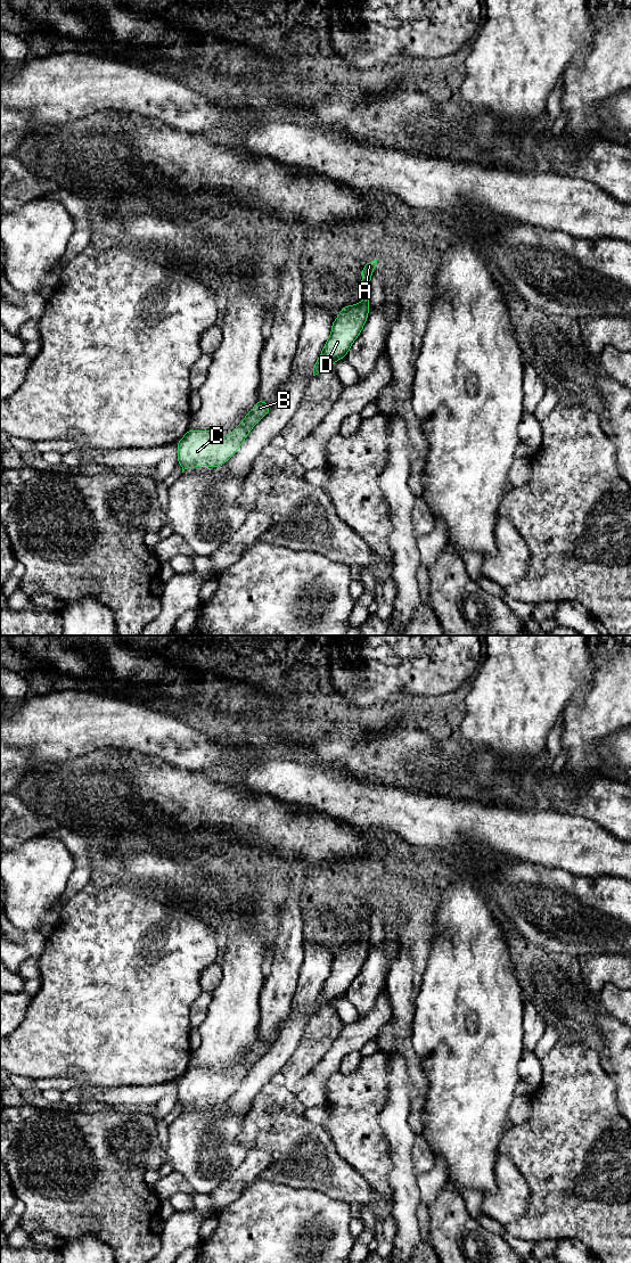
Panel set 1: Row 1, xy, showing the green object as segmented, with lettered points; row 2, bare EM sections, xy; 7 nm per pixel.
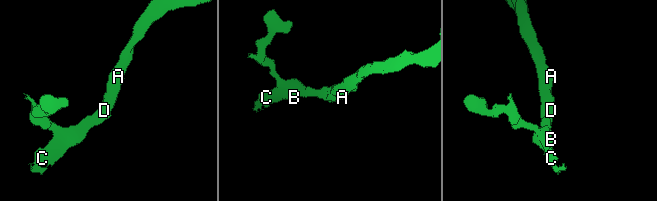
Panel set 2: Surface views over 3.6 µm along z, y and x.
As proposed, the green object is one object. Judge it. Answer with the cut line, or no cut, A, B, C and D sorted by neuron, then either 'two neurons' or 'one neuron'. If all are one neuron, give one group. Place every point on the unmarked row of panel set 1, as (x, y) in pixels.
cut none; groups A B C D; one neuron

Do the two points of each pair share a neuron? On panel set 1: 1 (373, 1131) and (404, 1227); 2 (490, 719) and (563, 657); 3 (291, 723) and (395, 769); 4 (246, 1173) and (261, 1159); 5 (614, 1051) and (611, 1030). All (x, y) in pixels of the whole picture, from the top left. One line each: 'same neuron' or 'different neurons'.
1: different neurons
2: same neuron
3: same neuron
4: same neuron
5: same neuron

